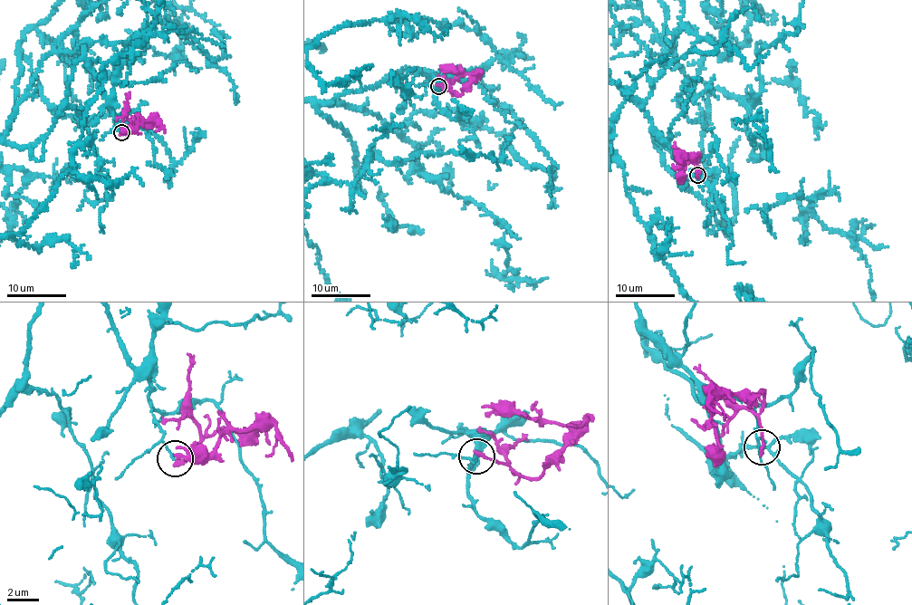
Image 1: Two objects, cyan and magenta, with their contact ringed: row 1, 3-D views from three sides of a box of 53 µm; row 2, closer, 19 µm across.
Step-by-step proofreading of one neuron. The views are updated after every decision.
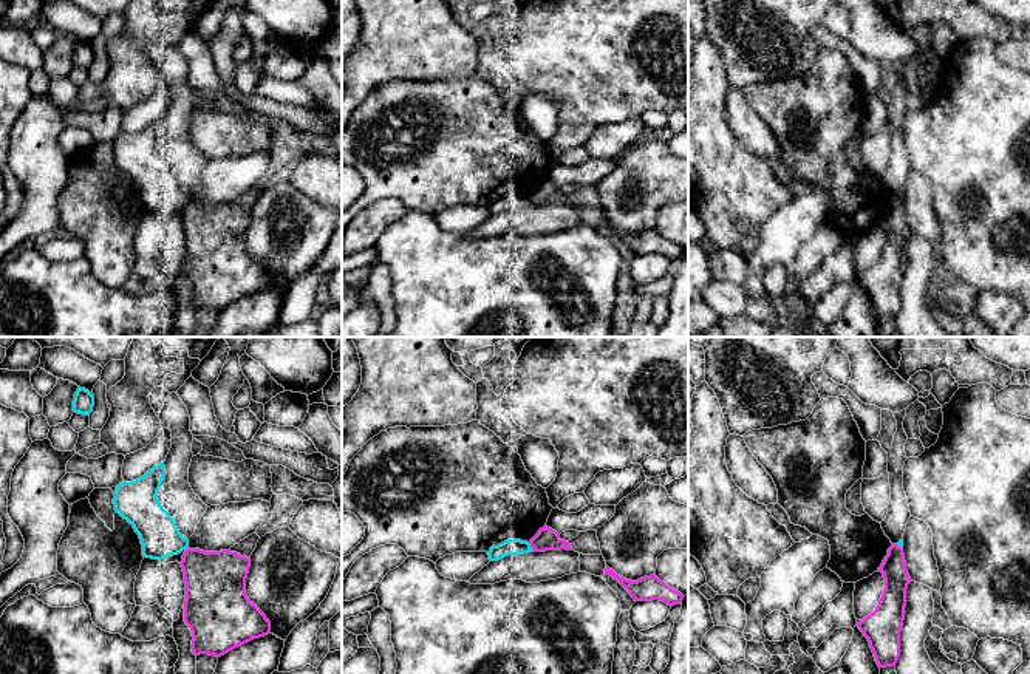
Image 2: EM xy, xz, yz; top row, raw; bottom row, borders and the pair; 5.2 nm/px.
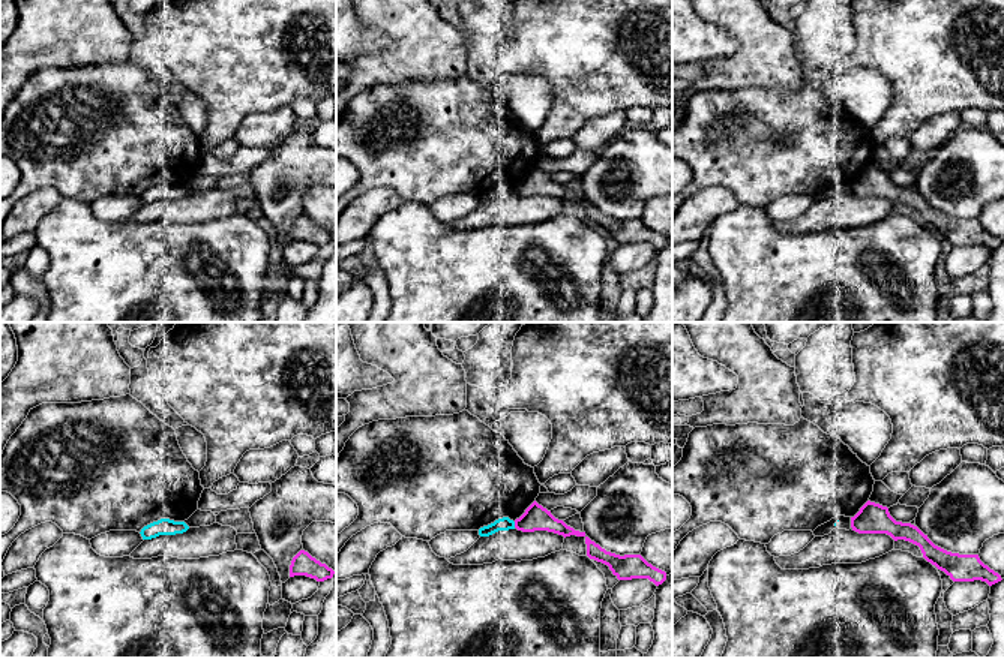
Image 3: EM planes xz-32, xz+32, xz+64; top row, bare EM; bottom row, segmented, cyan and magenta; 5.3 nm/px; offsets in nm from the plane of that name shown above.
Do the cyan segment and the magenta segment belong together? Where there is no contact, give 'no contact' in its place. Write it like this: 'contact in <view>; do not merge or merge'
contact in xz; do not merge

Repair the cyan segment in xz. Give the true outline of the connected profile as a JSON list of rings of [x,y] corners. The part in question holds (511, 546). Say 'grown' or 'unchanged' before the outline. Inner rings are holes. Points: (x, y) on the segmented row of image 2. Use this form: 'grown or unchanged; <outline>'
unchanged; [[[507,540],[498,546],[492,546],[487,555],[490,561],[498,561],[509,555],[523,555],[529,552],[532,552],[532,547],[527,541]]]

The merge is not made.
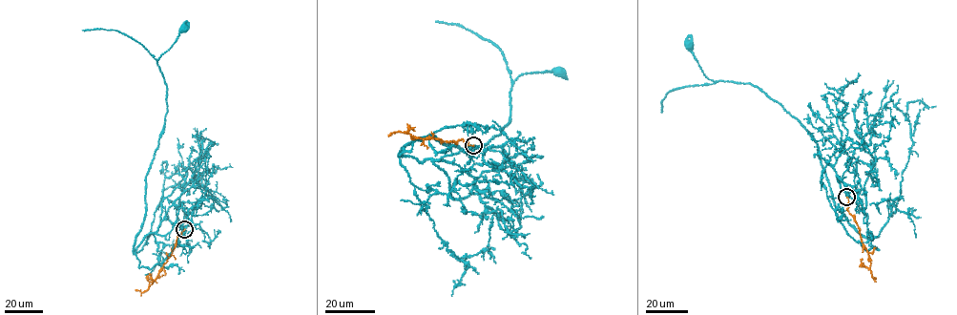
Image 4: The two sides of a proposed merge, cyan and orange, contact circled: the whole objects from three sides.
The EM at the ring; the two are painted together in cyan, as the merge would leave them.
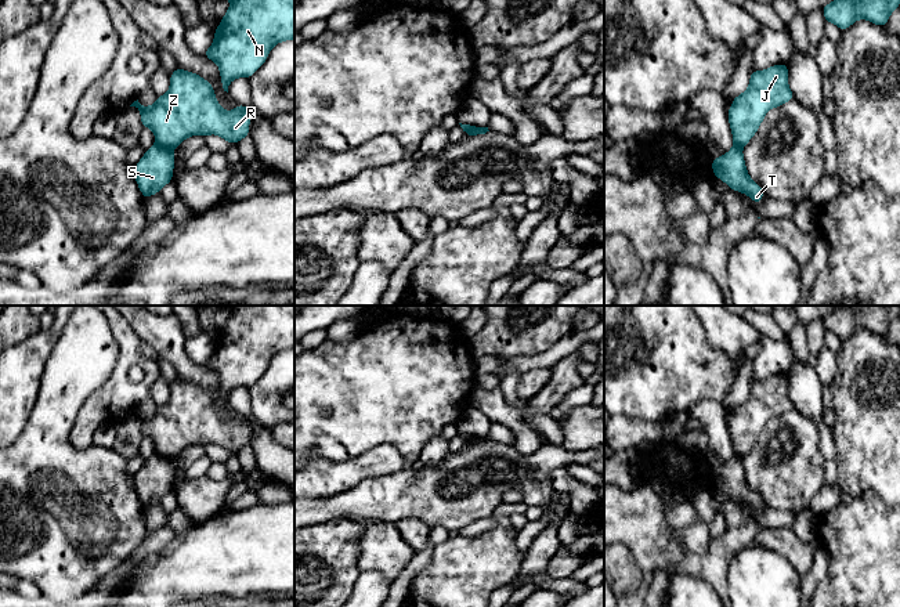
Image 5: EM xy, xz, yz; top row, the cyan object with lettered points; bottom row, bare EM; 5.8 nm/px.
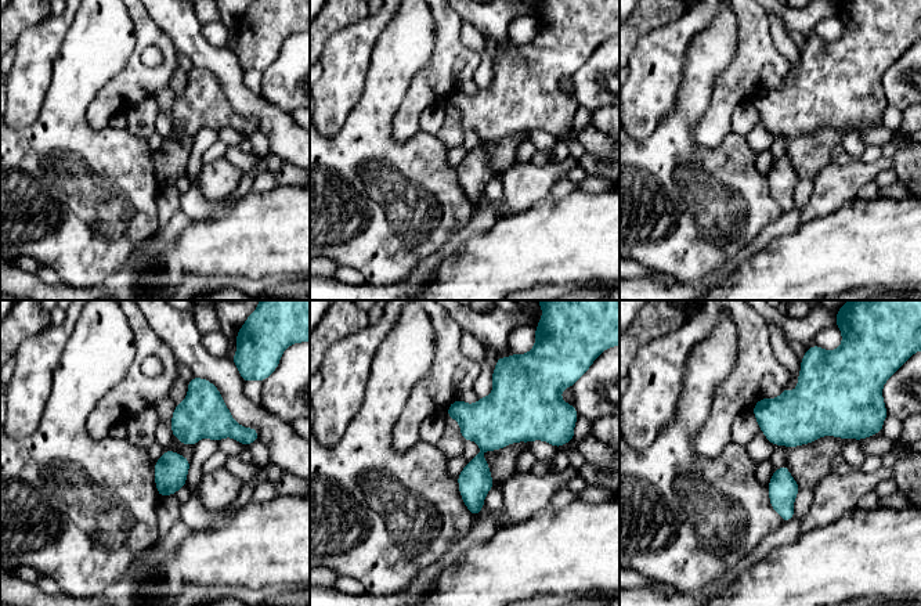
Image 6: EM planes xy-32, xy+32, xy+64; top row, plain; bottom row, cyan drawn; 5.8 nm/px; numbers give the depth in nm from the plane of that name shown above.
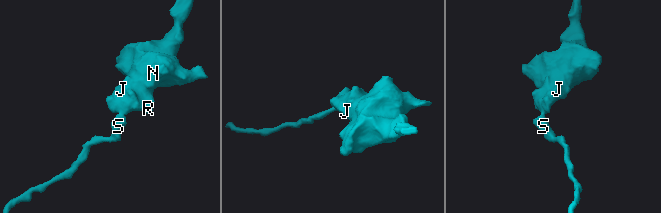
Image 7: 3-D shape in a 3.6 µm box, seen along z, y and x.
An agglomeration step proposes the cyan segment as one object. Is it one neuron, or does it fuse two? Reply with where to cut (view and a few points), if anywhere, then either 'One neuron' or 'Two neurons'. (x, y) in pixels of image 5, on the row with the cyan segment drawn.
Split along xy (156, 143), (169, 150). Two neurons

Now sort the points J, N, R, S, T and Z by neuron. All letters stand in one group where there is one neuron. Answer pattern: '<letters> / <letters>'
J N R Z / S T

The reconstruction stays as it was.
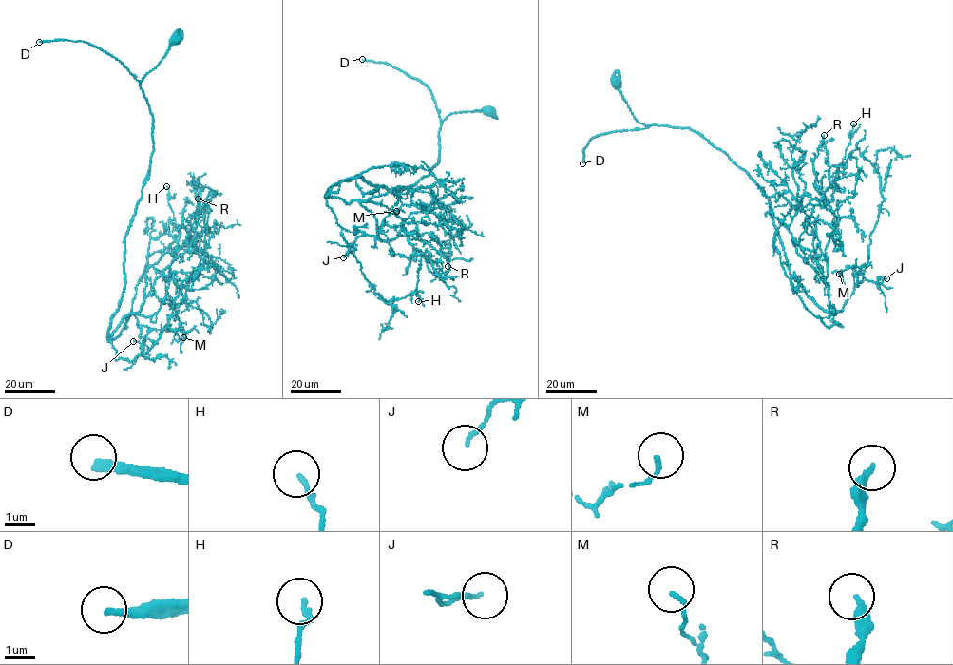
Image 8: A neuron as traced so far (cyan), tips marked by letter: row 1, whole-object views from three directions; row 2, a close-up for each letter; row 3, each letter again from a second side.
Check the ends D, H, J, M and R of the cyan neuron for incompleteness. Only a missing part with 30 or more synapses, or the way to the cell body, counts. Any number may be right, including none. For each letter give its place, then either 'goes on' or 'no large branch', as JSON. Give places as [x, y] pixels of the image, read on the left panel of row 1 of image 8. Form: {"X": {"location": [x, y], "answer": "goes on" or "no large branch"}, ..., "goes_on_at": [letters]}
{"D": {"location": [39, 42], "answer": "goes on"}, "H": {"location": [166, 186], "answer": "no large branch"}, "J": {"location": [133, 341], "answer": "no large branch"}, "M": {"location": [183, 337], "answer": "no large branch"}, "R": {"location": [198, 199], "answer": "no large branch"}, "goes_on_at": ["D"]}

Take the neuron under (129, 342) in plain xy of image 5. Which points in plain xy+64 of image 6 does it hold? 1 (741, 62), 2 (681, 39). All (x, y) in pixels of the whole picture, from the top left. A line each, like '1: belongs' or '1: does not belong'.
1: belongs
2: belongs

